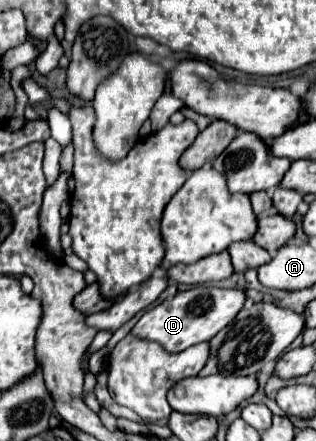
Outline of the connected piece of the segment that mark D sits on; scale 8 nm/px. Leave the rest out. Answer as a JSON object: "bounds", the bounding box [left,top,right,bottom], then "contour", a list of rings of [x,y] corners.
{"bounds":[130,285,246,353],"contour":[[[198,285],[188,291],[180,291],[172,299],[166,299],[154,309],[146,311],[130,333],[140,339],[160,343],[168,353],[180,353],[190,345],[210,341],[220,329],[224,329],[228,323],[234,321],[244,301],[246,301],[246,293],[242,289],[218,289],[218,287]]]}

